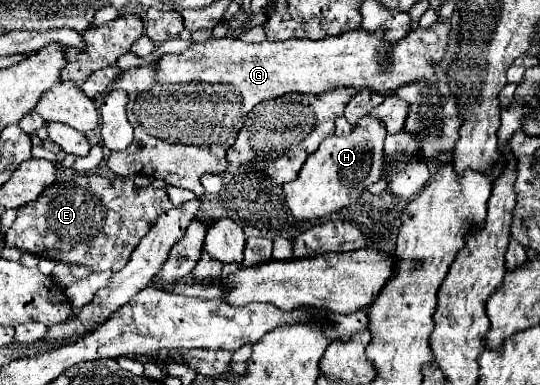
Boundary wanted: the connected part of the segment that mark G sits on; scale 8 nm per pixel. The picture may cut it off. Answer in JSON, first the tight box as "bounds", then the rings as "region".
{"bounds":[108,21,452,195],"region":[[[436,21],[430,27],[410,29],[404,39],[392,43],[384,57],[388,59],[386,67],[380,67],[380,51],[386,45],[384,31],[366,31],[356,29],[344,35],[326,37],[320,41],[312,39],[286,39],[286,41],[262,41],[262,43],[244,43],[240,39],[208,39],[204,43],[190,43],[188,49],[180,53],[166,53],[152,65],[140,65],[126,69],[116,81],[116,89],[124,89],[130,97],[128,101],[128,121],[134,127],[134,141],[128,149],[110,153],[108,169],[120,177],[146,175],[162,179],[168,185],[188,189],[194,195],[204,195],[200,177],[204,173],[224,173],[228,167],[226,153],[236,141],[240,127],[244,125],[246,115],[262,101],[276,99],[288,93],[308,93],[322,95],[340,87],[354,89],[372,89],[382,95],[392,95],[396,89],[416,83],[430,81],[436,83],[434,65],[438,65],[446,53],[450,41],[452,25],[448,21]]]}

